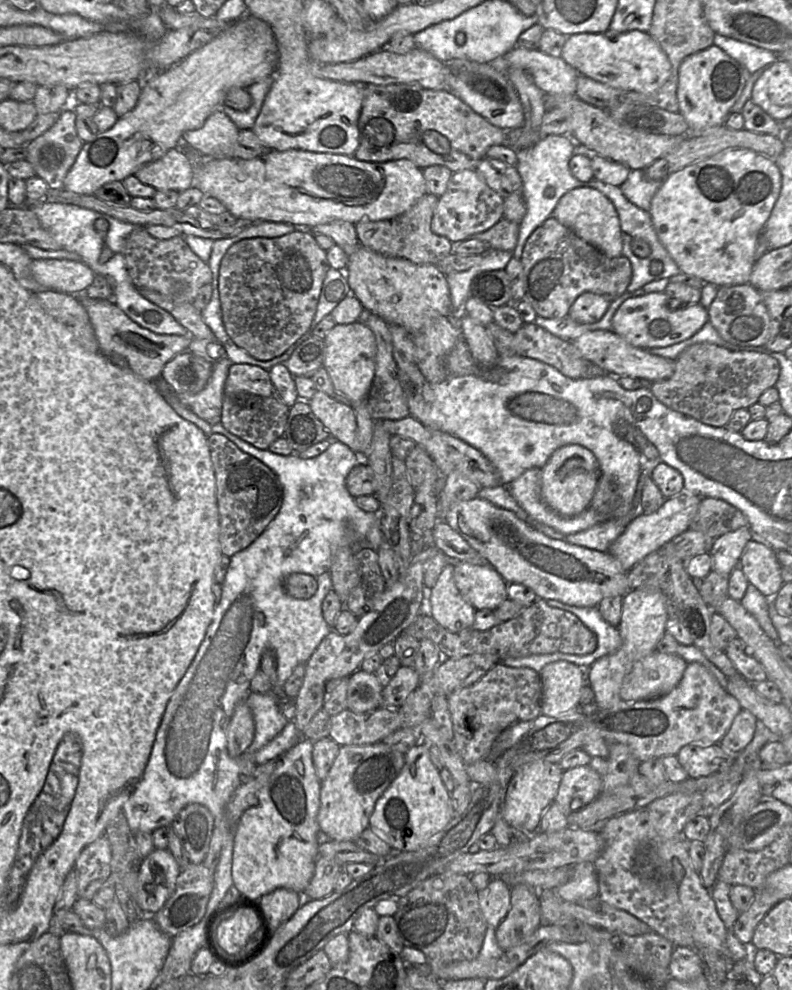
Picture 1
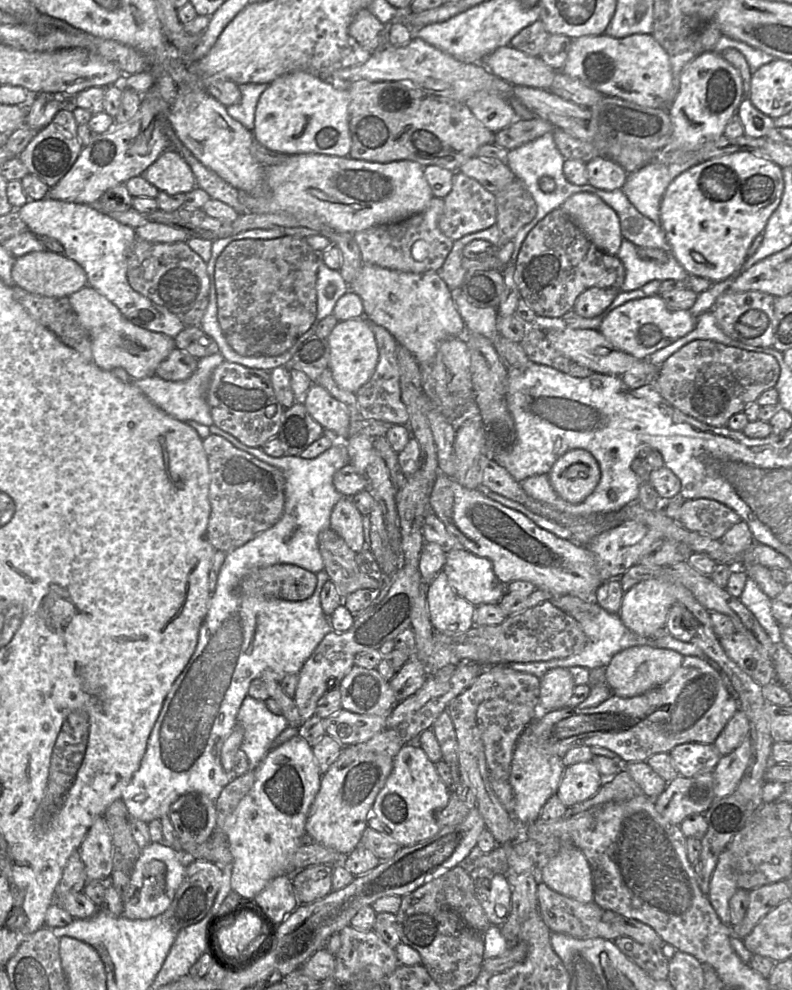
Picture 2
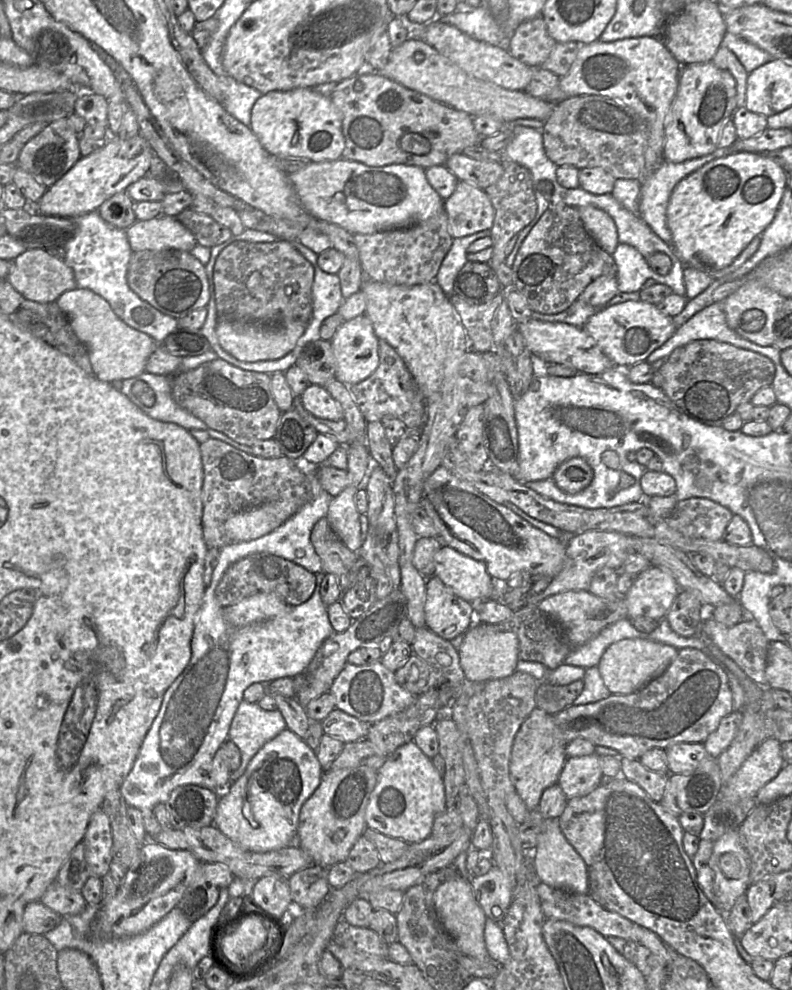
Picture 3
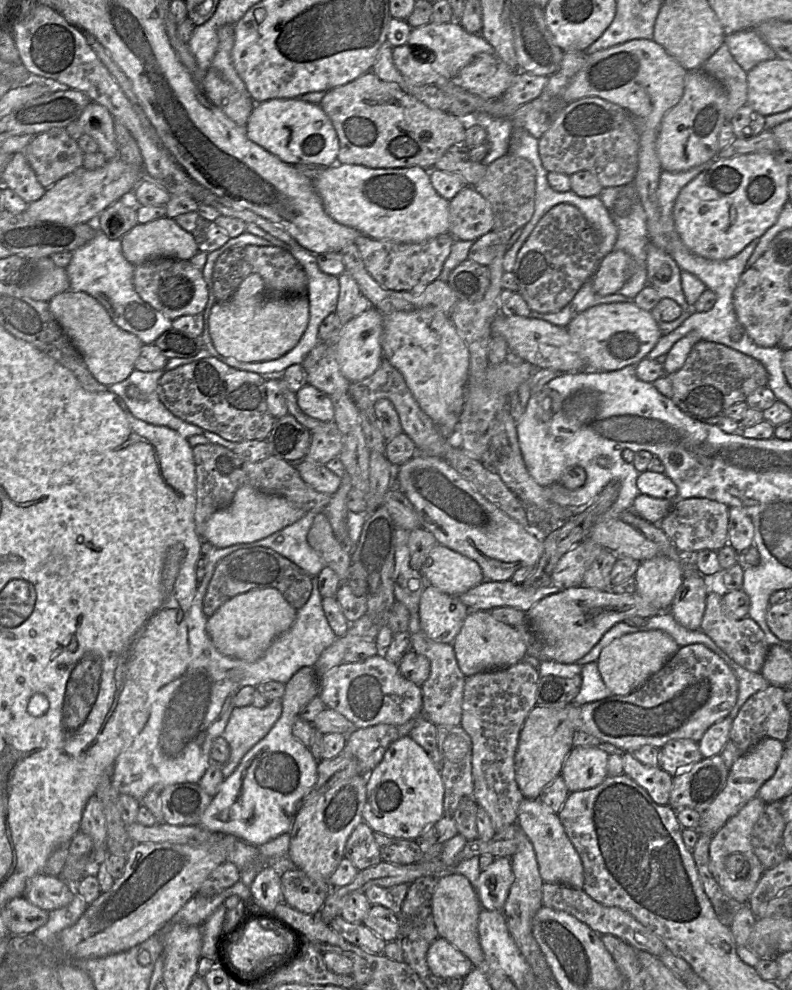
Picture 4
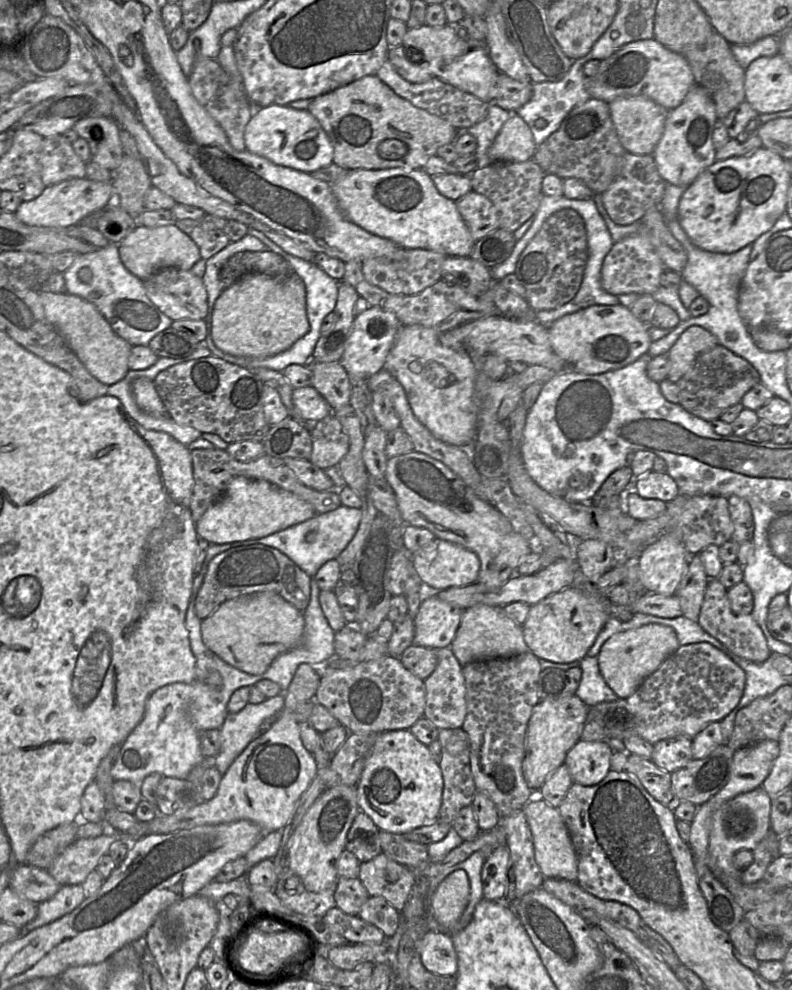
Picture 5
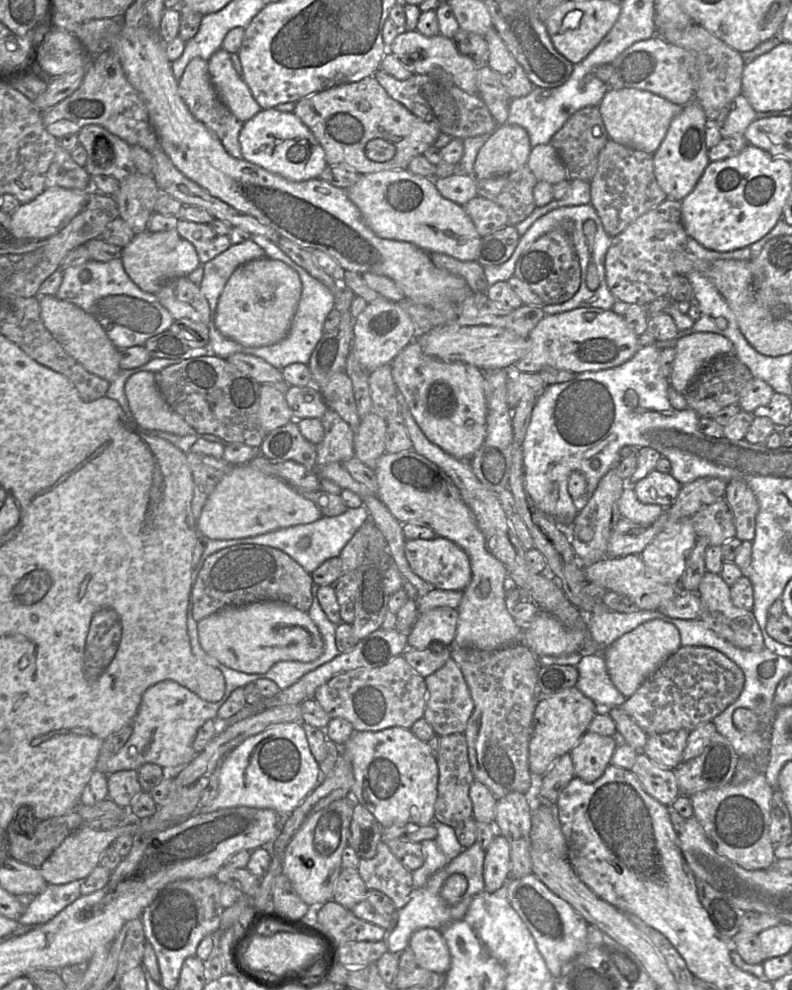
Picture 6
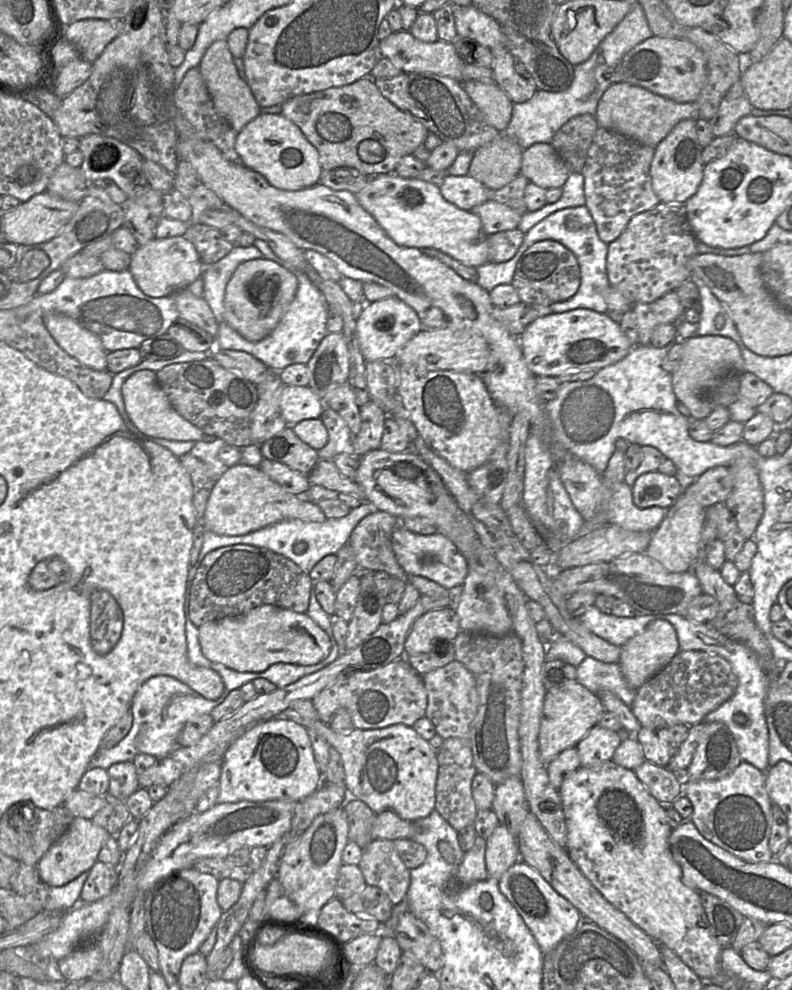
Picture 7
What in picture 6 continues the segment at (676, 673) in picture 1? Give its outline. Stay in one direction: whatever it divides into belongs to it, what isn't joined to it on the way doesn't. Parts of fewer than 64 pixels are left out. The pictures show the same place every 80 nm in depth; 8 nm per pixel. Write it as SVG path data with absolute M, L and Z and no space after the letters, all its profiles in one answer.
M655 619L639 625L622 635L601 653L609 676L626 697L632 696L640 685L681 647L679 630L672 623Z

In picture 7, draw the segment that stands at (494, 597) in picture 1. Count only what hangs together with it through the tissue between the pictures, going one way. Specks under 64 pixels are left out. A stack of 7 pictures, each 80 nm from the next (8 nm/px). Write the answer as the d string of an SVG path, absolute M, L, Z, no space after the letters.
M398 524L392 532L391 545L397 562L406 574L426 577L451 592L456 592L464 584L468 574L468 562L445 535L439 532L421 535Z

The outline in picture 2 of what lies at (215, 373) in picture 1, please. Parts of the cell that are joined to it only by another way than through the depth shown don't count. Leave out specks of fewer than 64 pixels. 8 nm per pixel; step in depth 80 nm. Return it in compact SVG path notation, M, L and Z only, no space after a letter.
M221 353L198 358L198 366L193 375L184 381L167 381L156 374L142 379L134 379L132 384L141 391L160 409L168 415L183 422L195 421L207 427L214 424L209 405L207 392L213 370L220 365L225 358Z

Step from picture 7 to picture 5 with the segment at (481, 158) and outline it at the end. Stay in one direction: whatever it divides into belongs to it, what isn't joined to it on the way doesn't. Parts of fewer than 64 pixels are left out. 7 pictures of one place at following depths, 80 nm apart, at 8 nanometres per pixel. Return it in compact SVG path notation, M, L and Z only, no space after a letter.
M514 112L489 147L488 156L491 162L524 162L533 158L536 149L529 126Z

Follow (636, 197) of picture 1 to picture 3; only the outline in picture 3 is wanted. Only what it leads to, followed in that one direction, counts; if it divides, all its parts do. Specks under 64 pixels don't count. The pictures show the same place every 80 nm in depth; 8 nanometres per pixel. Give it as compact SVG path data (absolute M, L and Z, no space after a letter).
M731 147L717 148L710 154L680 163L663 160L655 173L641 182L638 214L665 243L672 246L666 209L673 188L680 180L703 165L731 153L734 153Z

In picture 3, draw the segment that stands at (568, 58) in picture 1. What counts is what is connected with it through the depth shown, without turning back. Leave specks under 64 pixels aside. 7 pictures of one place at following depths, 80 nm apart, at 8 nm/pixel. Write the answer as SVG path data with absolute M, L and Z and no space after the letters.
M643 36L613 42L602 42L598 39L580 45L570 70L560 78L559 89L566 99L600 95L617 100L635 110L646 121L649 136L644 152L642 182L653 175L664 160L664 128L667 114L678 91L681 66L658 37Z

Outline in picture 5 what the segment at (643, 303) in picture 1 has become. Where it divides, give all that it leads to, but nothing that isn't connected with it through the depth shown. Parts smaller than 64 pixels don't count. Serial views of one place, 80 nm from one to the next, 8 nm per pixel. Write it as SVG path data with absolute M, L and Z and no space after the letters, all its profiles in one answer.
M621 304L593 305L557 319L548 325L548 334L554 352L566 362L567 370L600 374L620 369L647 353L652 343L648 328Z

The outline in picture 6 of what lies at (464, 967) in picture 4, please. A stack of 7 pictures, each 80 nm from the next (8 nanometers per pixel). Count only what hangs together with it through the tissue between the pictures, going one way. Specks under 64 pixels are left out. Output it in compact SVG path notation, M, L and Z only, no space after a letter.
M422 928L413 933L409 945L417 962L424 969L438 974L446 974L451 965L451 956L441 931Z

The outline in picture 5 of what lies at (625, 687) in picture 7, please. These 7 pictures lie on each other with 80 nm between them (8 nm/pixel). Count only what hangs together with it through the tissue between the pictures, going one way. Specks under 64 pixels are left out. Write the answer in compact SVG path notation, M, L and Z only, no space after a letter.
M585 656L579 663L582 678L576 695L589 707L602 702L612 702L619 697L601 675L598 657Z

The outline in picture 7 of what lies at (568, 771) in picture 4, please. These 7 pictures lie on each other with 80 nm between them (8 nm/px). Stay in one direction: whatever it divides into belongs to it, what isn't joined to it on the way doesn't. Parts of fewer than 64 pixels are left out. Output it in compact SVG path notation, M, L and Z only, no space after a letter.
M595 725L576 746L581 766L591 767L610 761L620 743L617 732Z

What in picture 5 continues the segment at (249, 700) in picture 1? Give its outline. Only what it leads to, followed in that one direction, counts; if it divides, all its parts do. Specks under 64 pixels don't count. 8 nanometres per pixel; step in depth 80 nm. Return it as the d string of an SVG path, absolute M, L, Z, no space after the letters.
M284 694L259 704L248 703L238 713L228 713L220 730L220 752L214 766L223 775L233 761L265 729L265 722L284 709Z

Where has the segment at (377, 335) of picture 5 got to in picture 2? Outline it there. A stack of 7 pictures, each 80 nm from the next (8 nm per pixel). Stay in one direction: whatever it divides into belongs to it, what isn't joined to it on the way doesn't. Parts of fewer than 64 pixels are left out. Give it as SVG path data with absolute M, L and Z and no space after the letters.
M365 317L350 319L334 327L327 338L330 347L329 369L337 385L356 393L373 375L379 360L374 332Z

